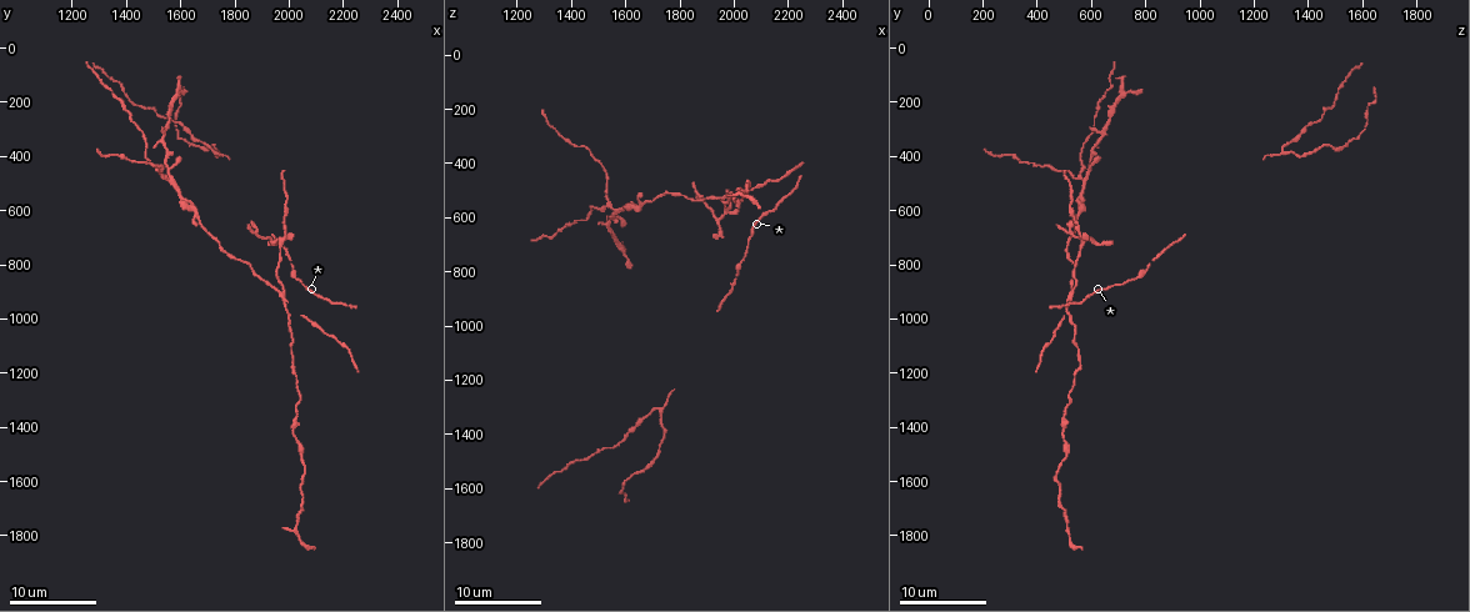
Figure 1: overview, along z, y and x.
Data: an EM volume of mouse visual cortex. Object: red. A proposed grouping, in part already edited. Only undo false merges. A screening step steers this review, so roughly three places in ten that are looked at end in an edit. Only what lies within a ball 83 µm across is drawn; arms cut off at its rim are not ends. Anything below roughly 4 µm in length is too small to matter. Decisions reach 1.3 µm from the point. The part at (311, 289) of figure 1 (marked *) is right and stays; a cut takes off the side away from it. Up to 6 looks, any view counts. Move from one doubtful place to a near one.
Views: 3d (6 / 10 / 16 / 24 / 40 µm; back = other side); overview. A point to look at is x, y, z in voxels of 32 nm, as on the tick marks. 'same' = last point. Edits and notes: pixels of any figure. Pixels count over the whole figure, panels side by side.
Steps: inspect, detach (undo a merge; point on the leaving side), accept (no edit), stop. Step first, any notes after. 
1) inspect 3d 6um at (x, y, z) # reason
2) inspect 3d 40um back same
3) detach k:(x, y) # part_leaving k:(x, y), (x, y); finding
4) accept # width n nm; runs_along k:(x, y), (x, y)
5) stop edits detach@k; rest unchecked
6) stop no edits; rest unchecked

inspect 3d 10um at (1980, 900, 530) # arms part here

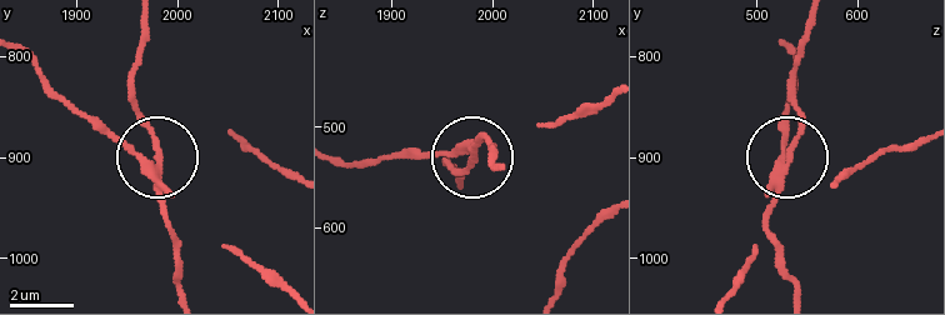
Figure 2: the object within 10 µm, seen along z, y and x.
detach 2:(153, 133) # width 220 nm; part_leaving 2:(155, 181), (179, 293); two neurons meet here

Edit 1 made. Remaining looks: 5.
inspect overview

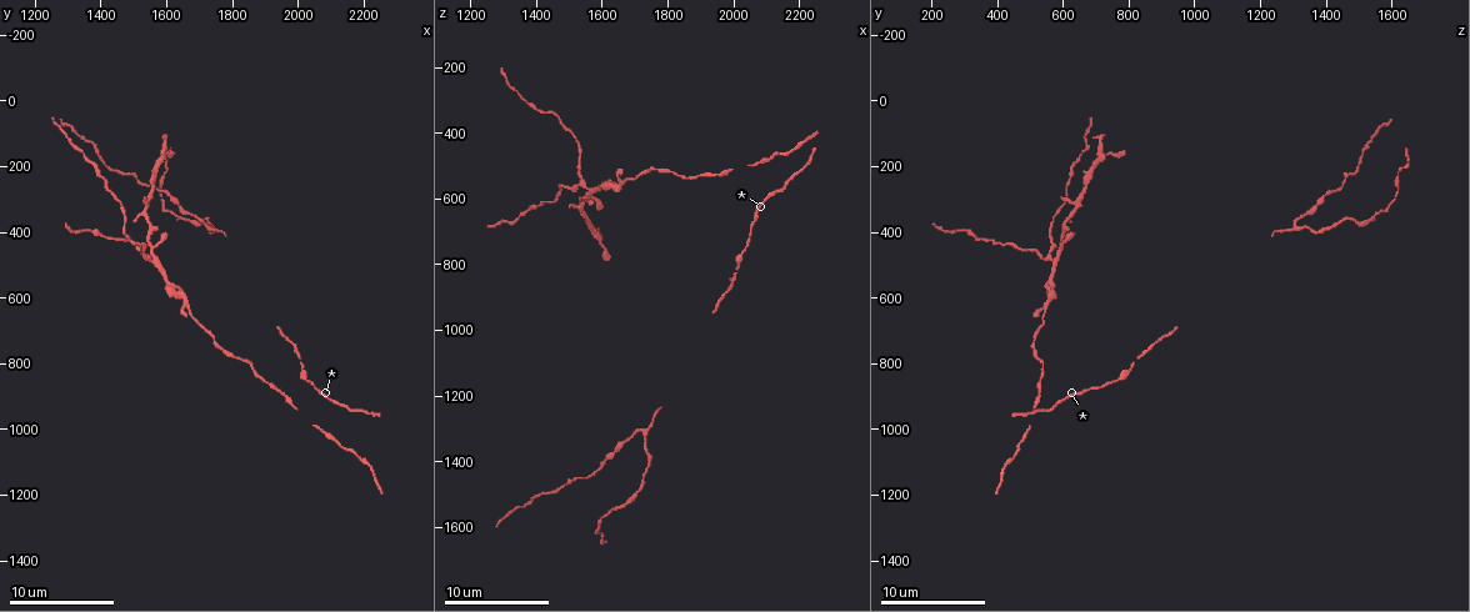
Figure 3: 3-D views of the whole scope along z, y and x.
inspect 3d 10um at (1660, 610, 540) # thick turns thin

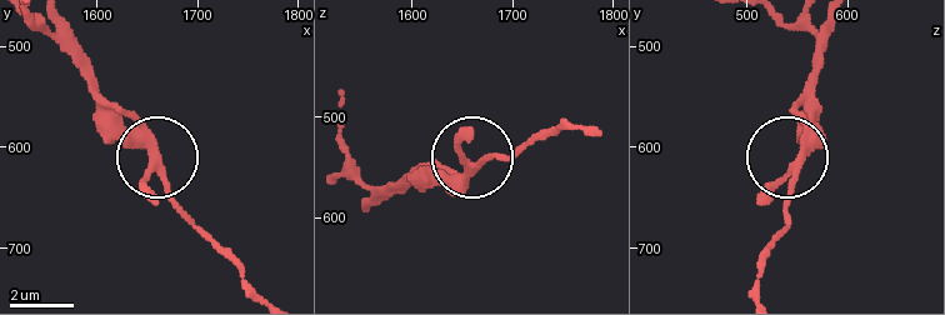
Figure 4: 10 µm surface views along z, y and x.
accept # one neuron here

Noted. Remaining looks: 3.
inspect 3d 10um at (1540, 360, 610) # three-way junction

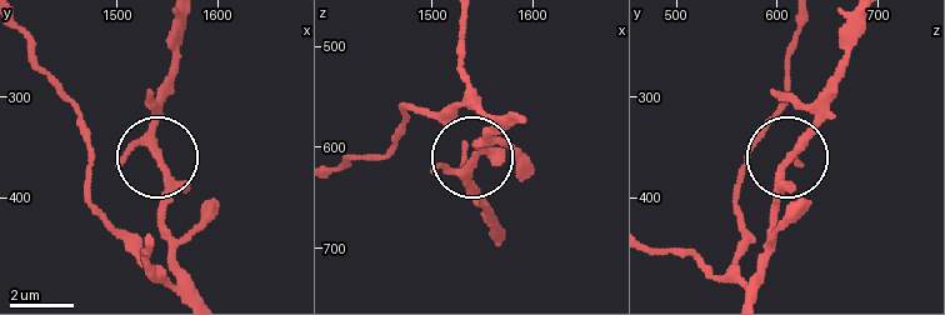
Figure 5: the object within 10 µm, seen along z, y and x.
accept # arms 3; runs_along 5:(521, 115), (473, 153), (470, 193); all the same neuron

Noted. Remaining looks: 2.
stop edits detach@2; rest unchecked

